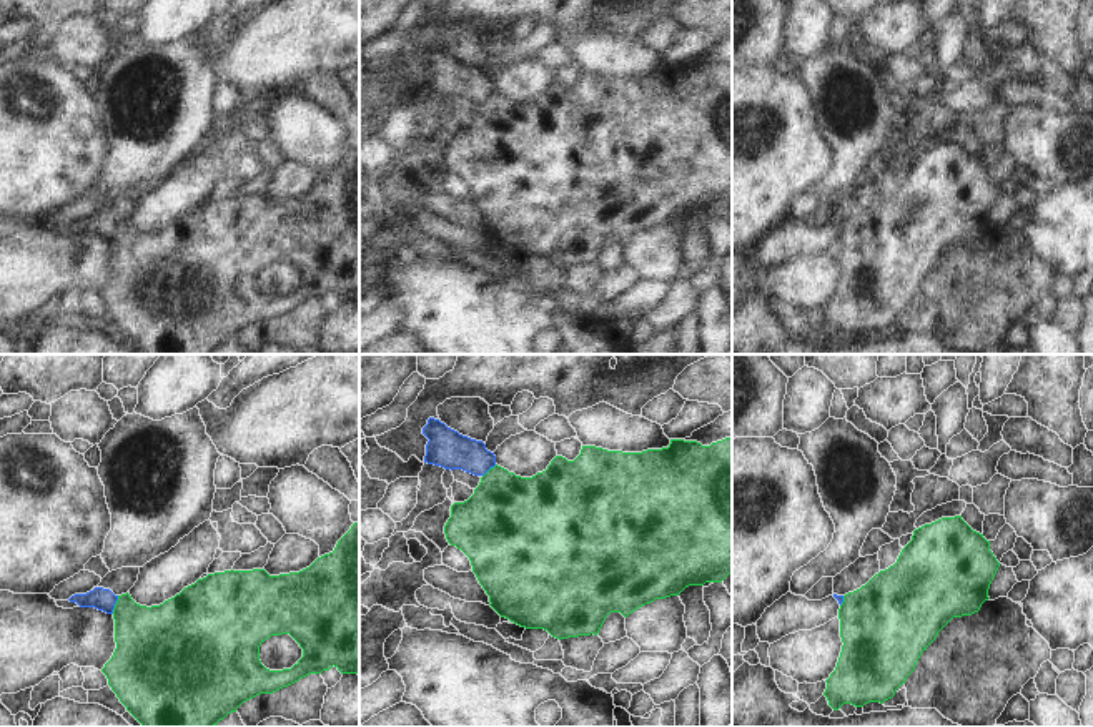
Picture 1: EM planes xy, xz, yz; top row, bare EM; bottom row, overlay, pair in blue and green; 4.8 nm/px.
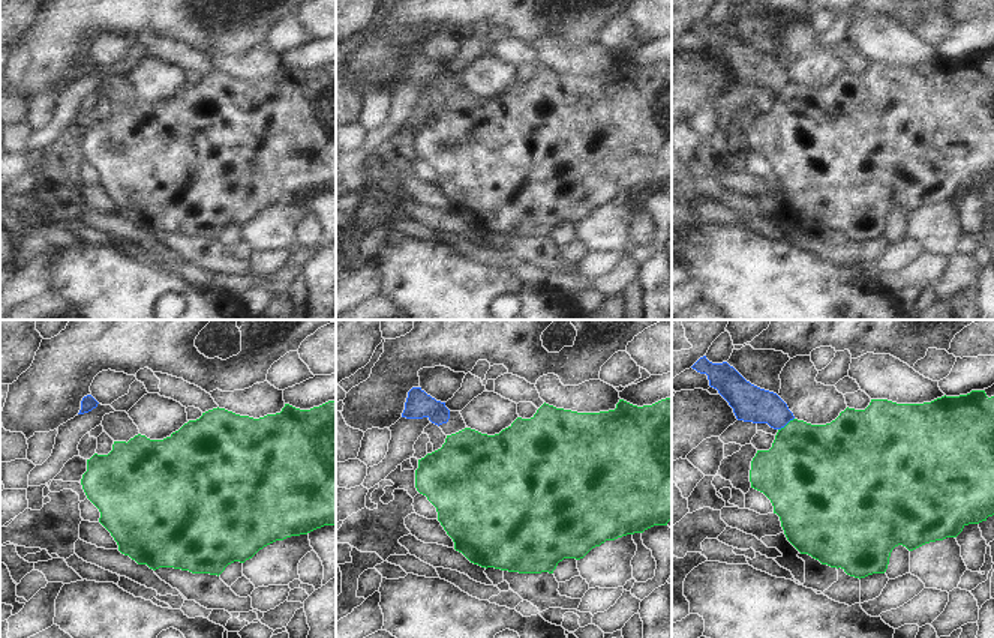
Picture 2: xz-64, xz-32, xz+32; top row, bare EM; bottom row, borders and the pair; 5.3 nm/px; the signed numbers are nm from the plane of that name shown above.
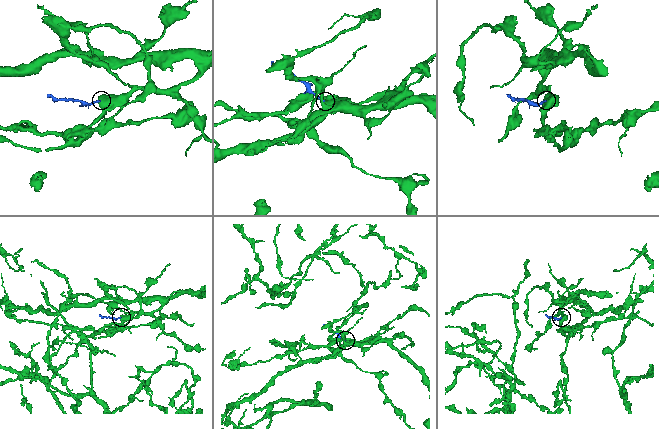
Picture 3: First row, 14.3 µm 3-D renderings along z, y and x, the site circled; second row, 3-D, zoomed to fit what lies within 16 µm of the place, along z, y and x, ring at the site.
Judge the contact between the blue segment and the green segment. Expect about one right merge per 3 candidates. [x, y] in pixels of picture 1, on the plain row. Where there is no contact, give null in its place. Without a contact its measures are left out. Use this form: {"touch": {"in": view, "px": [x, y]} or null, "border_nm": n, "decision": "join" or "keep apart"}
{"touch": {"in": "xy", "px": [115, 230]}, "border_nm": 90, "decision": "keep apart"}

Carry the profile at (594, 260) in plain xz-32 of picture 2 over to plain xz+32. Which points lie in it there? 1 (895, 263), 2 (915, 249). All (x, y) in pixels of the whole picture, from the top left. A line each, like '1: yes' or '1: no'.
1: no
2: no

